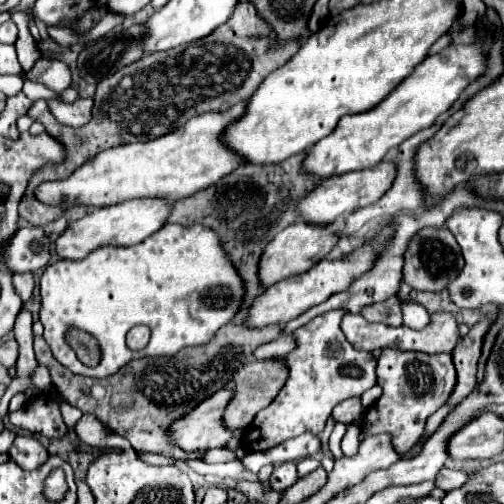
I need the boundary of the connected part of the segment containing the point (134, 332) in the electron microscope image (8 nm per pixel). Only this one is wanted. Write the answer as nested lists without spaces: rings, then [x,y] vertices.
[[[135,326],[127,334],[127,346],[131,350],[141,350],[149,342],[149,328],[147,326]]]

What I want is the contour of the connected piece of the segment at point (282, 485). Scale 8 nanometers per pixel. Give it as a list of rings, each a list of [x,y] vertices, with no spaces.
[[[285,462],[281,466],[277,466],[269,478],[269,484],[273,490],[277,492],[283,492],[287,490],[289,486],[293,486],[293,482],[297,482],[297,468],[295,468],[295,462]]]

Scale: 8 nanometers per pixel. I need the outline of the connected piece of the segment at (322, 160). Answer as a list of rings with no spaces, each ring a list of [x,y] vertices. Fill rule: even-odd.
[[[457,44],[447,46],[441,52],[429,56],[393,94],[375,106],[375,110],[367,110],[365,114],[355,114],[349,118],[341,118],[337,130],[329,138],[323,138],[309,150],[309,158],[305,158],[305,170],[313,170],[327,178],[331,174],[345,174],[349,170],[361,170],[369,166],[377,166],[391,148],[397,148],[403,140],[411,138],[423,128],[429,128],[439,114],[447,112],[453,102],[461,96],[461,92],[487,70],[487,52],[481,44]]]

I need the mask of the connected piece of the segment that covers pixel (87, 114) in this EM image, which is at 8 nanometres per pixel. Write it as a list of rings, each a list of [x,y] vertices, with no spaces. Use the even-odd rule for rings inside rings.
[[[79,98],[75,104],[65,104],[59,100],[49,100],[49,108],[53,110],[55,118],[67,126],[85,126],[91,120],[93,100]]]

